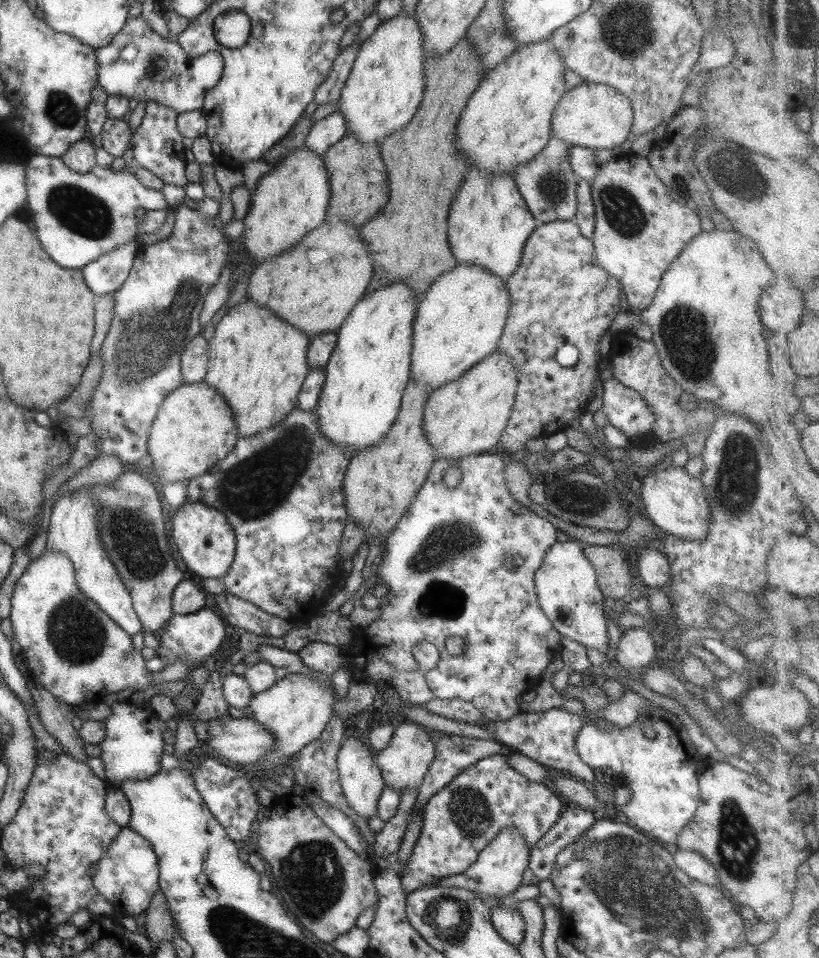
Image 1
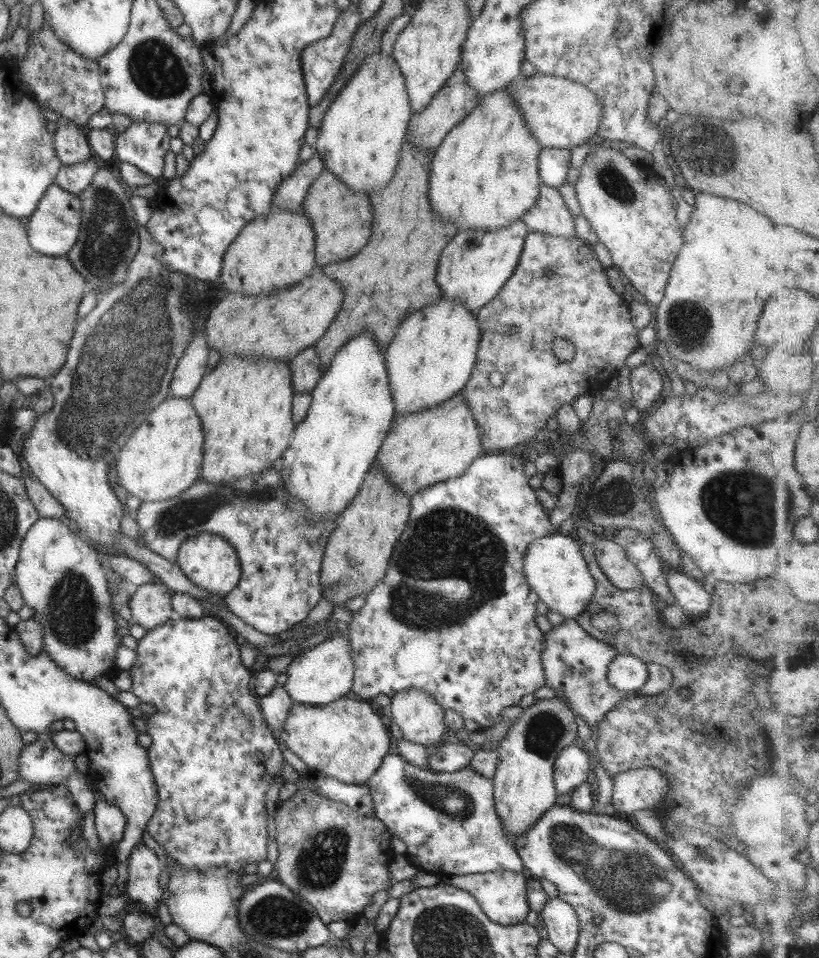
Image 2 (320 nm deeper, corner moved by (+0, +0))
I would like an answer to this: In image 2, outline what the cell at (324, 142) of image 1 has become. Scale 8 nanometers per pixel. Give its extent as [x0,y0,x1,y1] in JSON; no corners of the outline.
[271,152,323,210]

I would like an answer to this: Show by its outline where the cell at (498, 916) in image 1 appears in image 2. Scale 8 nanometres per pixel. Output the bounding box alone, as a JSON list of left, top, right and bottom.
[447,870,529,926]

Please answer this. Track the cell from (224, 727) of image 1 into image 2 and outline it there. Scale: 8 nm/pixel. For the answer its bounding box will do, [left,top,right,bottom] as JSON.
[279,696,393,784]

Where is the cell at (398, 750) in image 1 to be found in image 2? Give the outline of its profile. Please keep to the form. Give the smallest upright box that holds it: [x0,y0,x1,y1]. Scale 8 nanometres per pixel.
[386,689,445,746]

